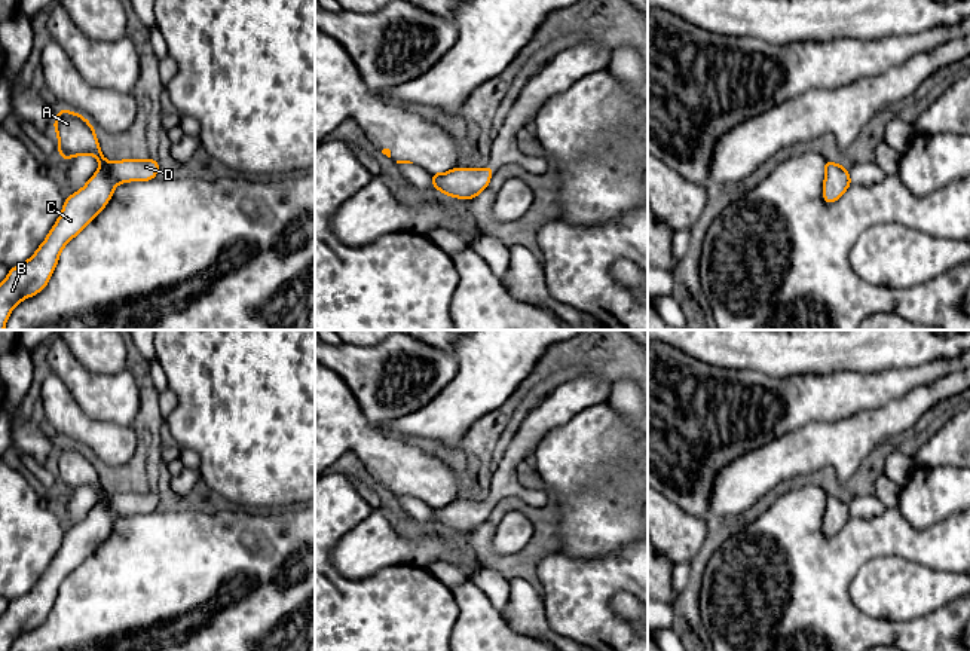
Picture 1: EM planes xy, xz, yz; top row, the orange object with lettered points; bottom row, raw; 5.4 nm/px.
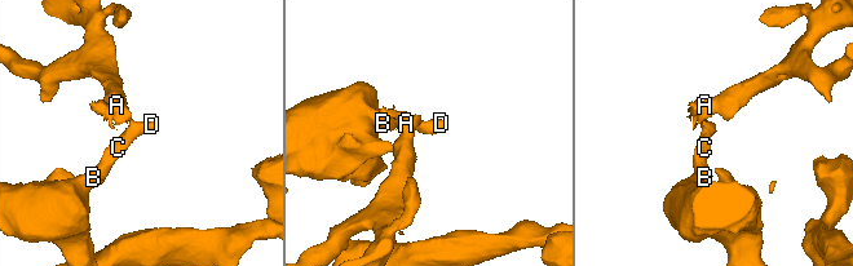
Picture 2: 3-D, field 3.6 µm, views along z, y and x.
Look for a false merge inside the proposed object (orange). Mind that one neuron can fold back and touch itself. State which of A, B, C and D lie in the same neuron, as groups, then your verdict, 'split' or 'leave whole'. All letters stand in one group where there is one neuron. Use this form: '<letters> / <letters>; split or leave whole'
A / B C D; split

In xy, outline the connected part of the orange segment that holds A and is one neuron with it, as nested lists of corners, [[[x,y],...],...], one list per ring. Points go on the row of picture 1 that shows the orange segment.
[[[59,108],[53,129],[58,134],[58,152],[61,159],[89,155],[98,159],[100,166],[108,163],[100,149],[95,128],[82,114]]]

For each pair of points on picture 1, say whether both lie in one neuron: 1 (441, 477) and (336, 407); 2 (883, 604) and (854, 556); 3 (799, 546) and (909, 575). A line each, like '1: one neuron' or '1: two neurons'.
1: one neuron
2: two neurons
3: two neurons

